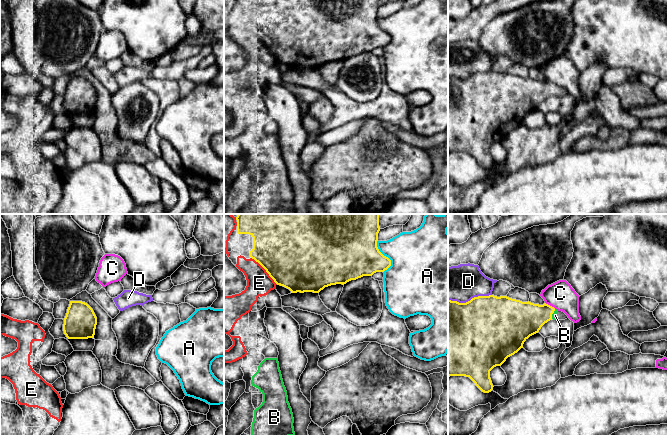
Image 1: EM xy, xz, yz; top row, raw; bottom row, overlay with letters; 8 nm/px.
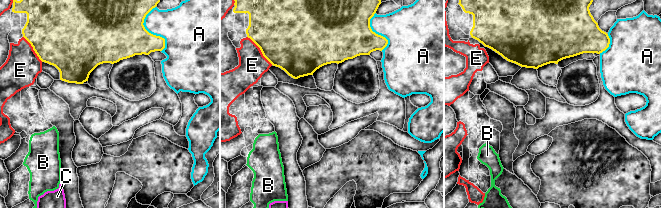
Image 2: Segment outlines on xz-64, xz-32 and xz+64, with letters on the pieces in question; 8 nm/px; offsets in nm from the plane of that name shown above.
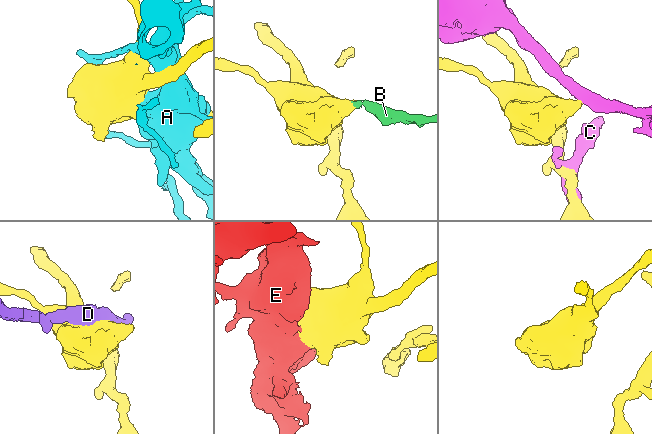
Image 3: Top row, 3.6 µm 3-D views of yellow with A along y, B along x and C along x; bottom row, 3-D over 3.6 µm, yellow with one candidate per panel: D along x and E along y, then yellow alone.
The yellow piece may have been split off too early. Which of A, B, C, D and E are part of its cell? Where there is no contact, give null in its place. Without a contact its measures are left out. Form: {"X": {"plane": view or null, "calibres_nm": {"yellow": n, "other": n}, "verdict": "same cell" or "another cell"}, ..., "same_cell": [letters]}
{"A": {"plane": "xz", "calibres_nm": {"yellow": 380, "other": 420}, "verdict": "another cell"}, "B": {"plane": "yz", "calibres_nm": {"yellow": 280, "other": 50}, "verdict": "same cell"}, "C": {"plane": "yz", "calibres_nm": {"yellow": 280, "other": 220}, "verdict": "another cell"}, "D": {"plane": "yz", "calibres_nm": {"yellow": 500, "other": 300}, "verdict": "another cell"}, "E": {"plane": "xz", "calibres_nm": {"yellow": 500, "other": 200}, "verdict": "another cell"}, "same_cell": ["B"]}

